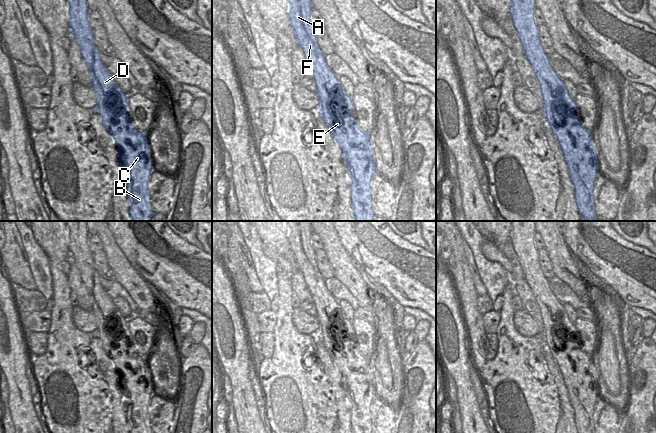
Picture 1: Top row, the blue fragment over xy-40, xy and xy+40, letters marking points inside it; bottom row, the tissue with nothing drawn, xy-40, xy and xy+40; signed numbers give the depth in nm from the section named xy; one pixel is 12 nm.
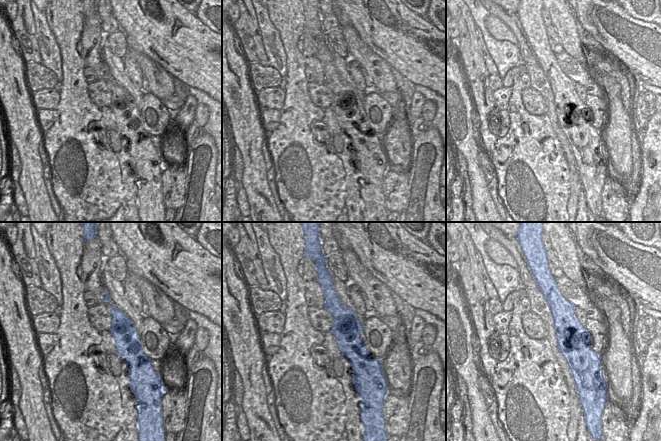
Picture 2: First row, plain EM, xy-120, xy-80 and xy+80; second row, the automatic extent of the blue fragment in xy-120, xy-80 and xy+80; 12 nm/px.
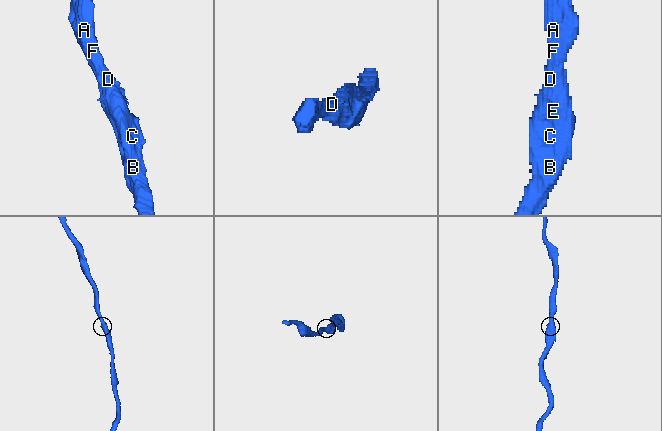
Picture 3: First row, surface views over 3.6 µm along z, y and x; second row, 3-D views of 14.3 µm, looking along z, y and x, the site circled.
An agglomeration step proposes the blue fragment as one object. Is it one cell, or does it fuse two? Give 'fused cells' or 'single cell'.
single cell

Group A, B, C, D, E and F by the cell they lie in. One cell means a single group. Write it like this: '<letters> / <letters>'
A B C D E F

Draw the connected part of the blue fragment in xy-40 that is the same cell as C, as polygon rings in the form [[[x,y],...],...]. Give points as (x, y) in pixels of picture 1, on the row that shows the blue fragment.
[[[67,0],[69,4],[69,29],[81,49],[81,55],[91,72],[91,82],[95,93],[98,95],[98,104],[92,111],[98,112],[102,117],[102,123],[108,133],[115,140],[119,149],[119,161],[127,177],[127,198],[130,202],[129,214],[132,221],[151,221],[154,215],[149,189],[147,187],[150,175],[153,171],[150,159],[150,148],[147,141],[148,133],[138,132],[131,123],[131,117],[125,108],[129,106],[129,95],[124,93],[113,79],[107,68],[101,62],[101,54],[94,44],[93,30],[89,26],[89,8],[86,0]]]

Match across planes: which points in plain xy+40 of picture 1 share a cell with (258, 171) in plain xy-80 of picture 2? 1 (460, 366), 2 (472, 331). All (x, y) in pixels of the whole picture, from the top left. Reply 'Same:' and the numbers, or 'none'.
Same: 1

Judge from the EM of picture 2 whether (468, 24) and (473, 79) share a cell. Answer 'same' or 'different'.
same

